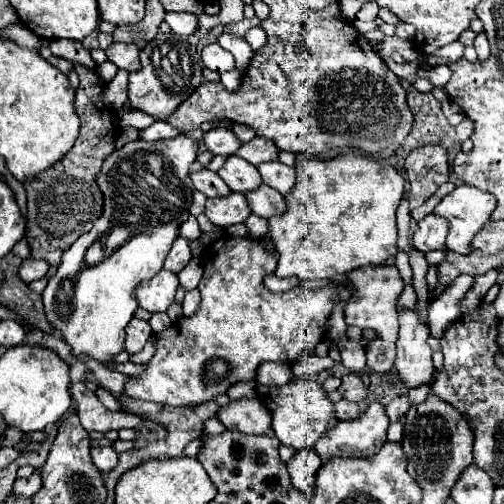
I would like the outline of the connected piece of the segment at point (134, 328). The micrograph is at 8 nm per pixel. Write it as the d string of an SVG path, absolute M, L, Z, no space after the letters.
M134 318L128 326L126 326L126 340L124 340L124 350L128 354L136 354L144 348L144 344L148 342L148 338L152 336L152 328L148 322Z

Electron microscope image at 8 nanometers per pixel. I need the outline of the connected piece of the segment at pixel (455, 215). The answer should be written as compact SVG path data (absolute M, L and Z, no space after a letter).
M466 184L442 198L434 212L450 220L446 248L458 254L470 254L474 236L488 224L497 204L492 194Z

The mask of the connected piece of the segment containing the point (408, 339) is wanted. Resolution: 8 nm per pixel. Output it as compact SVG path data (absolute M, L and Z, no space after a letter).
M414 310L398 312L400 332L396 340L396 372L406 388L430 384L436 368L432 364L432 350L428 346L428 326L418 322Z

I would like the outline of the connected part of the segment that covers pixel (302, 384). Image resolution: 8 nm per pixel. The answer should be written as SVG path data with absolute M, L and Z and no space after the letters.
M296 378L284 386L264 386L262 384L260 388L258 384L256 390L258 390L258 398L272 414L272 430L276 438L284 446L290 446L294 450L314 448L314 442L326 436L326 432L340 422L334 412L334 404L328 400L328 392L322 388L320 382Z

